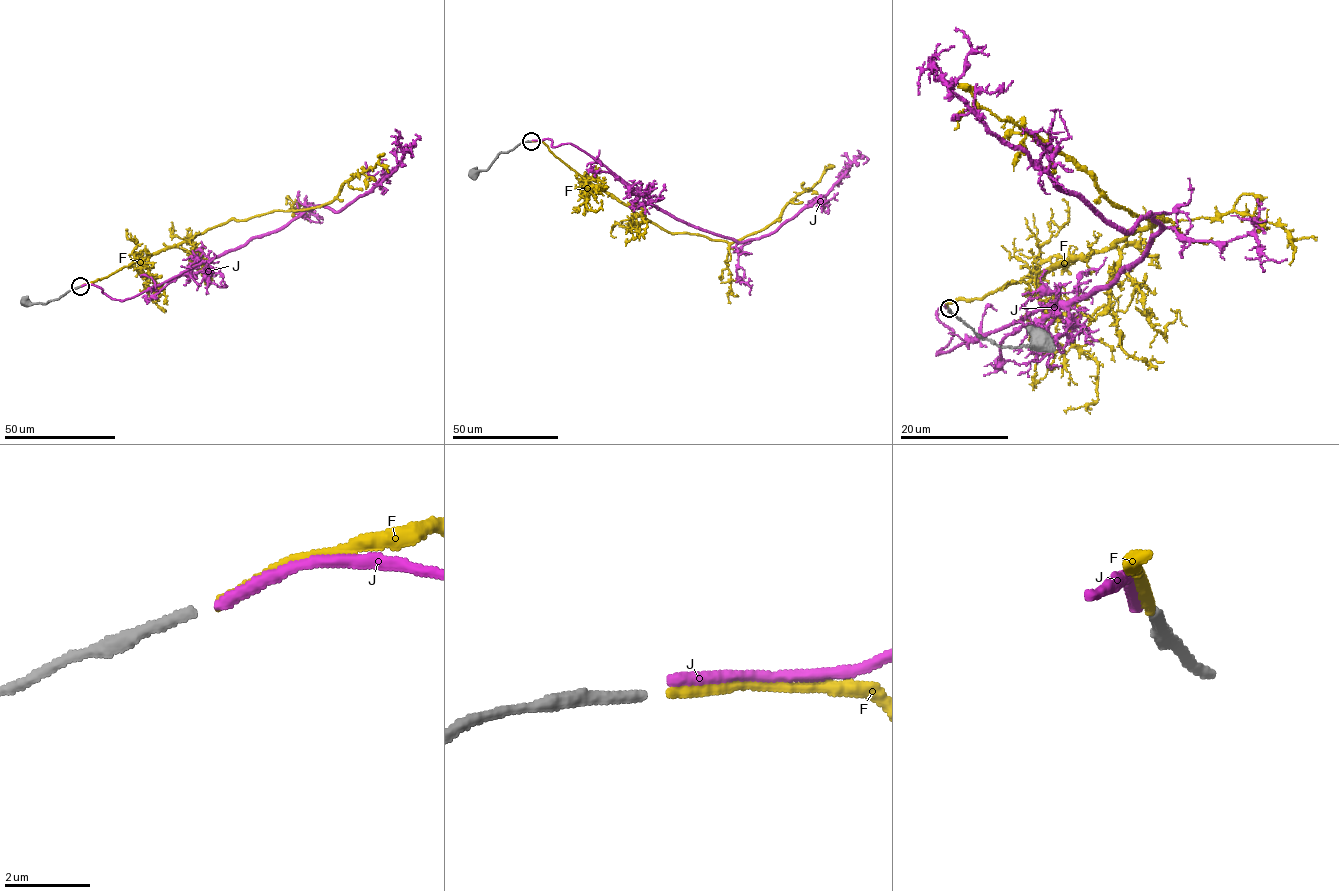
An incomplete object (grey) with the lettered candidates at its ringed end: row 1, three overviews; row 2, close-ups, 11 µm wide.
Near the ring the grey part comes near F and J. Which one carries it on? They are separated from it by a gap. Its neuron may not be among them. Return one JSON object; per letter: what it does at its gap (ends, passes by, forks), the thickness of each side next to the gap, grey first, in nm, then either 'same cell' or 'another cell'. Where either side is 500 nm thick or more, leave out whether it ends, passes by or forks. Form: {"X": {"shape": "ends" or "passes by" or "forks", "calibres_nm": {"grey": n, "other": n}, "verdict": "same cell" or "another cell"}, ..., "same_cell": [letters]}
{"F": {"shape": "ends", "calibres_nm": {"grey": 260, "other": 280}, "verdict": "same cell"}, "J": {"shape": "ends", "calibres_nm": {"grey": 260, "other": 280}, "verdict": "another cell"}, "same_cell": ["F"]}

